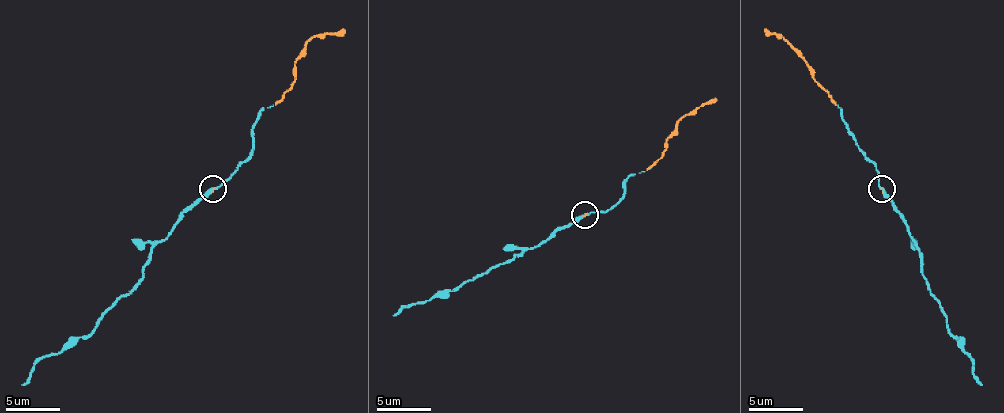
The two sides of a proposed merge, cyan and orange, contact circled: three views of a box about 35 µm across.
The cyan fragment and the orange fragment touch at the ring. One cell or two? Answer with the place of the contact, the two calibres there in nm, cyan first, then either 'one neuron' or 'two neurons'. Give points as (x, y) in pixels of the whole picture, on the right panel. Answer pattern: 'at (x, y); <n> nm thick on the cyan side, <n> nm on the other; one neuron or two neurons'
at (881, 189); 220 nm thick on the cyan side, 60 nm on the other; one neuron

